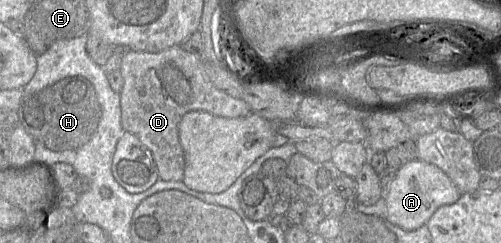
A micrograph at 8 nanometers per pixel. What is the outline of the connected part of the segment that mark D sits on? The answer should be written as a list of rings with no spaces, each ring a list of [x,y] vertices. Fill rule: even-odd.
[[[180,45],[171,46],[160,52],[131,50],[122,56],[120,72],[124,79],[120,92],[121,124],[124,131],[136,135],[151,151],[159,179],[181,181],[184,176],[185,159],[179,139],[179,122],[190,111],[206,111],[213,115],[235,118],[250,114],[250,106],[242,98],[234,98],[218,89],[209,79],[201,56],[185,51]]]

